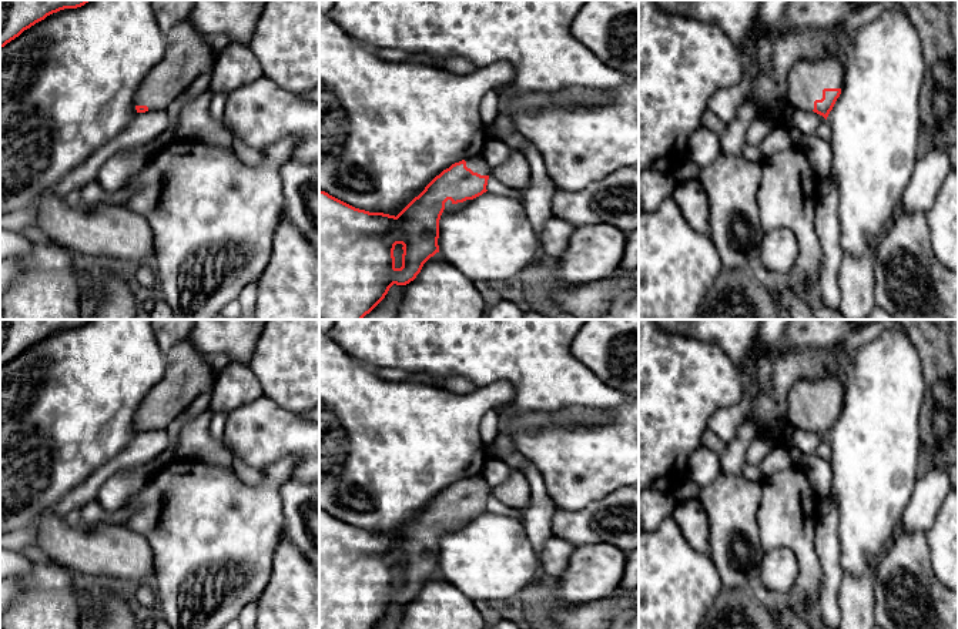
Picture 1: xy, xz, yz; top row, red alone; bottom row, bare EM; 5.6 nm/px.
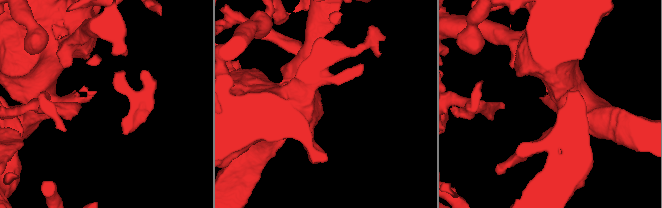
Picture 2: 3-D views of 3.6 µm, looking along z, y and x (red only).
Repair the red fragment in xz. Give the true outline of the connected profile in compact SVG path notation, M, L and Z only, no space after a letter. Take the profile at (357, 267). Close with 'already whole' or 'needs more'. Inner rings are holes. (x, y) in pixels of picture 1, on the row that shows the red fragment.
M482 154L452 164L436 175L396 217L355 208L325 191L319 191L319 319L362 319L388 294L389 288L406 285L416 278L423 264L439 252L439 220L486 193L492 167ZM402 244L402 267L395 267L393 250Z; needs more

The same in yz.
M838 56L801 60L787 76L787 96L795 110L814 111L825 120L841 94L844 67Z; needs more

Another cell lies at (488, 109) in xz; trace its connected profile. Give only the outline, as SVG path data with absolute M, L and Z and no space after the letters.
M496 90L489 91L479 104L479 117L485 123L485 126L490 126L495 123L499 114L499 96Z

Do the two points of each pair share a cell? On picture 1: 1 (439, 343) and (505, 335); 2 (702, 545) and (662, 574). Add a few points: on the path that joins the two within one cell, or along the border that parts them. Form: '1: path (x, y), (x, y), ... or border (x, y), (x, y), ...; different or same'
1: path (455, 335), (489, 335); same
2: border (676, 522), (683, 538), (694, 549), (707, 554); different

